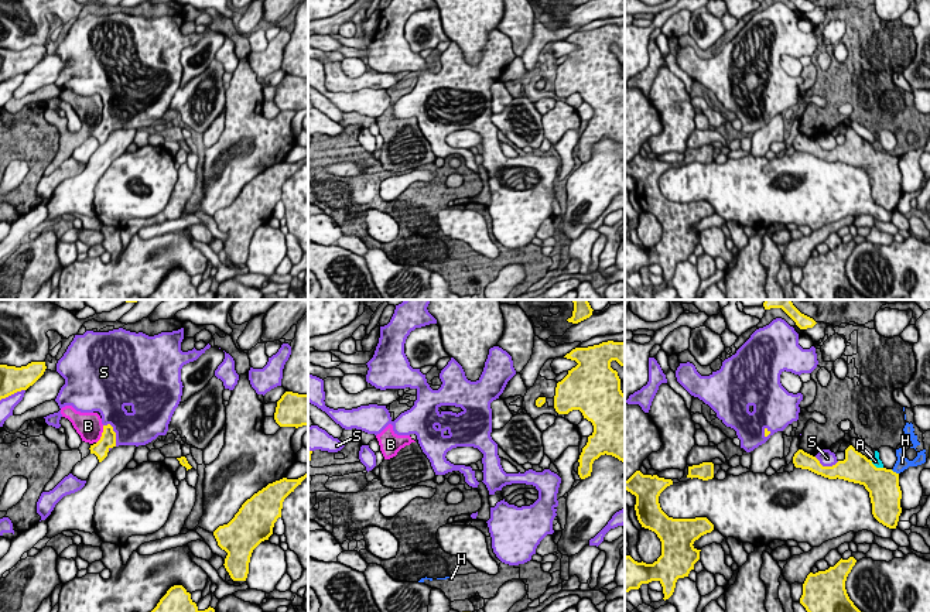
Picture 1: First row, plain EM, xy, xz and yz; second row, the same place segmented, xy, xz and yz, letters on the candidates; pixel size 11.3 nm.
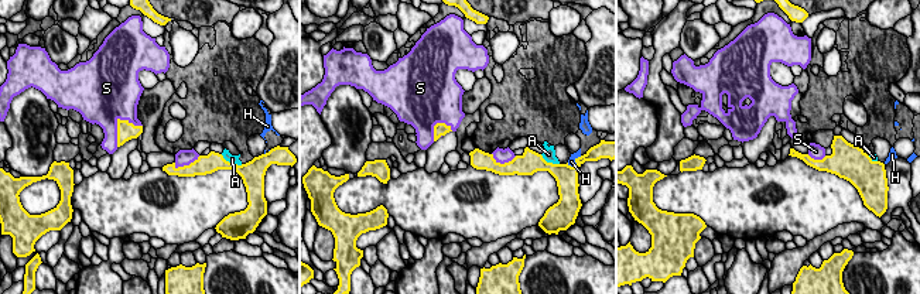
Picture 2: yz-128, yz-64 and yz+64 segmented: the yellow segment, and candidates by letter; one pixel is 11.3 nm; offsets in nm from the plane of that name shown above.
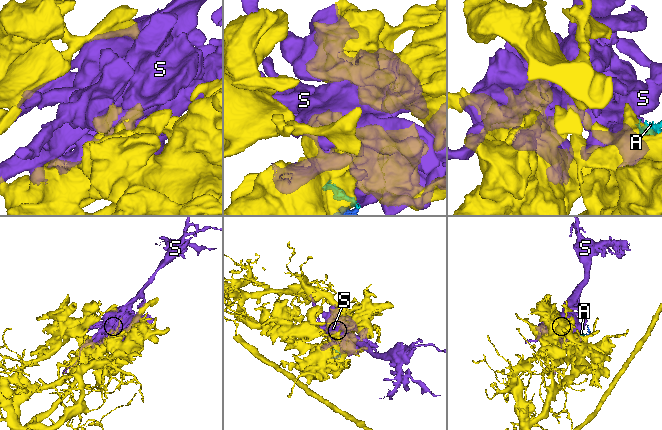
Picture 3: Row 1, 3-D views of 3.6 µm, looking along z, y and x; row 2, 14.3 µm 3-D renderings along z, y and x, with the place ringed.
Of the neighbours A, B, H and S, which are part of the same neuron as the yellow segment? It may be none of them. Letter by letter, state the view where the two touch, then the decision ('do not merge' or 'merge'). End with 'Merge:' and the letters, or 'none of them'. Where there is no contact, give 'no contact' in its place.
A: yz | do not merge
B: xy | do not merge
H: yz | do not merge
S: xy | do not merge
Merge: none of them

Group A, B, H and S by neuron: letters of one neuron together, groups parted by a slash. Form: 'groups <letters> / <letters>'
groups A H / B / S

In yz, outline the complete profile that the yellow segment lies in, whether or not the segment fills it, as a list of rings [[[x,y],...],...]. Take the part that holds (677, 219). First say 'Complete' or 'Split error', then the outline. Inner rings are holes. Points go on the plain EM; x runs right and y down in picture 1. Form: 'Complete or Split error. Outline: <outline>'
Complete. Outline: [[[640,154],[625,164],[625,172],[636,180],[635,194],[639,206],[654,215],[661,225],[661,239],[653,247],[625,240],[625,278],[630,273],[639,273],[642,267],[659,264],[663,283],[669,283],[677,263],[688,260],[700,243],[701,233],[693,229],[694,225],[714,213],[707,201],[673,202],[661,194],[659,180],[670,168],[671,163],[643,158]]]

